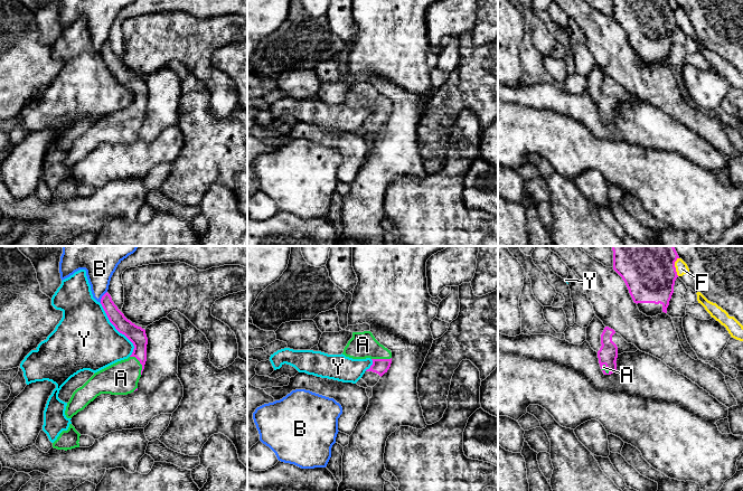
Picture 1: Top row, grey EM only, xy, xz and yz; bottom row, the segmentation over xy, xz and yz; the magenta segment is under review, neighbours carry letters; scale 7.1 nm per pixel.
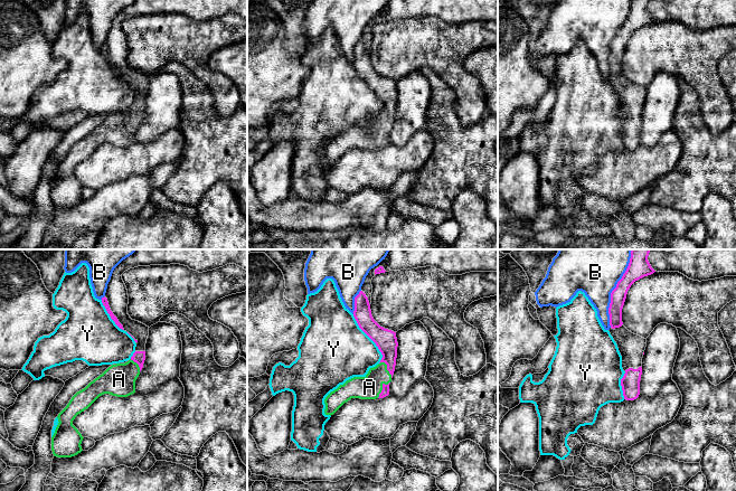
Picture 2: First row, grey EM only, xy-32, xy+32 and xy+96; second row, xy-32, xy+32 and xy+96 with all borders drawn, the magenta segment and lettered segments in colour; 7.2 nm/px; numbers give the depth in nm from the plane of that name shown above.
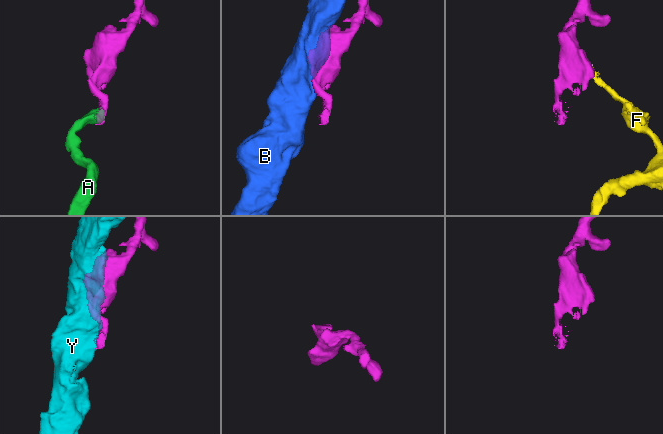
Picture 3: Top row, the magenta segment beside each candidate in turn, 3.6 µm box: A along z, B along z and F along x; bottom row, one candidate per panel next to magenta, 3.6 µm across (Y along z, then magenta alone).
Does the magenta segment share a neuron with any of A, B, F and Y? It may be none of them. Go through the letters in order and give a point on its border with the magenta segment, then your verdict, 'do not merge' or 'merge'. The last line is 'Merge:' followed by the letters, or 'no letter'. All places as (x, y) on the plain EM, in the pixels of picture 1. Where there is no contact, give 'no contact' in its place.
A: meets magenta in xy at (140, 112); merge
B: meets magenta in xy at (102, 46); do not merge
F: meets magenta in yz at (674, 16); do not merge
Y: meets magenta in xy at (118, 79); do not merge
Merge: A

